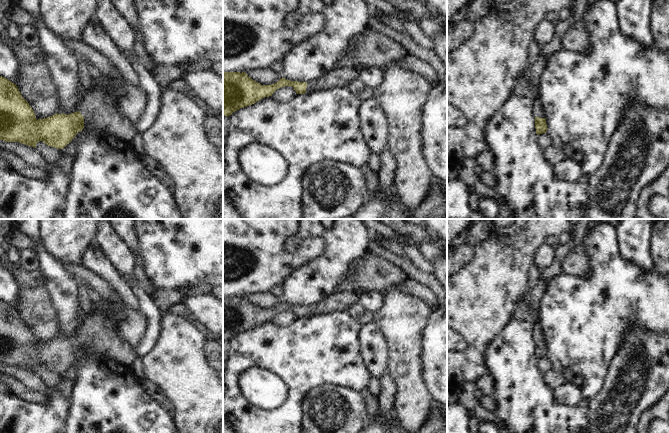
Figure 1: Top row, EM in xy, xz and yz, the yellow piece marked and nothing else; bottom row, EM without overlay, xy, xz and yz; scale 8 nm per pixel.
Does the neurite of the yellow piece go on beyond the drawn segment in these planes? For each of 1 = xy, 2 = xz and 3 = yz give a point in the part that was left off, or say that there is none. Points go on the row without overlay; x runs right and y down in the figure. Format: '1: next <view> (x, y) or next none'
1: next xy (100, 337)
2: next xz (338, 301)
3: next yz (538, 336)

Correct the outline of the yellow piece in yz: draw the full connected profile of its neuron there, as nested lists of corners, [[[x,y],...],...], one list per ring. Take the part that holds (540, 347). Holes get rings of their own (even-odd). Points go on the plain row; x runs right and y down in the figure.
[[[534,319],[534,341],[536,358],[540,359],[547,356],[547,348],[542,334],[540,321]]]

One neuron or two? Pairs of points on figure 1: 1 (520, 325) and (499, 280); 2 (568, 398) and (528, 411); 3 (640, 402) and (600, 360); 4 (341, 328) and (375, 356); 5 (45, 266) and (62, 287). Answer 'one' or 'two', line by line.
1: two
2: two
3: two
4: two
5: one

